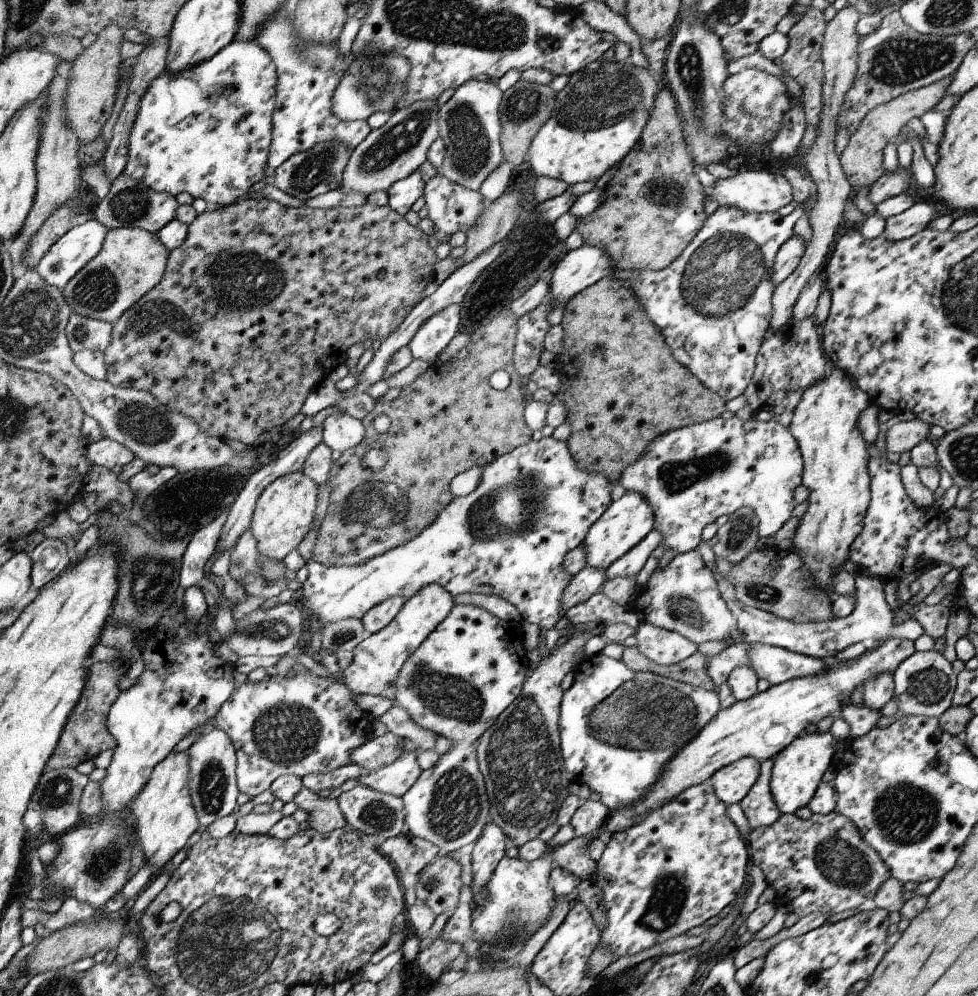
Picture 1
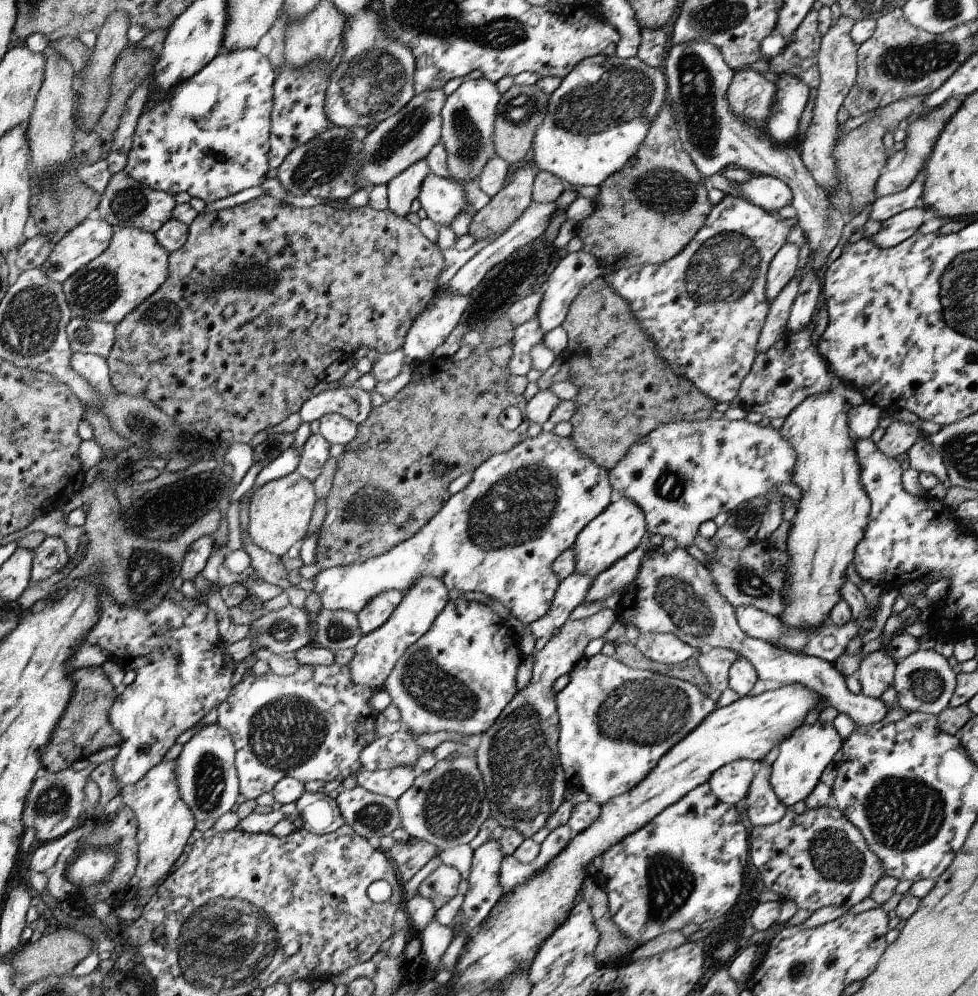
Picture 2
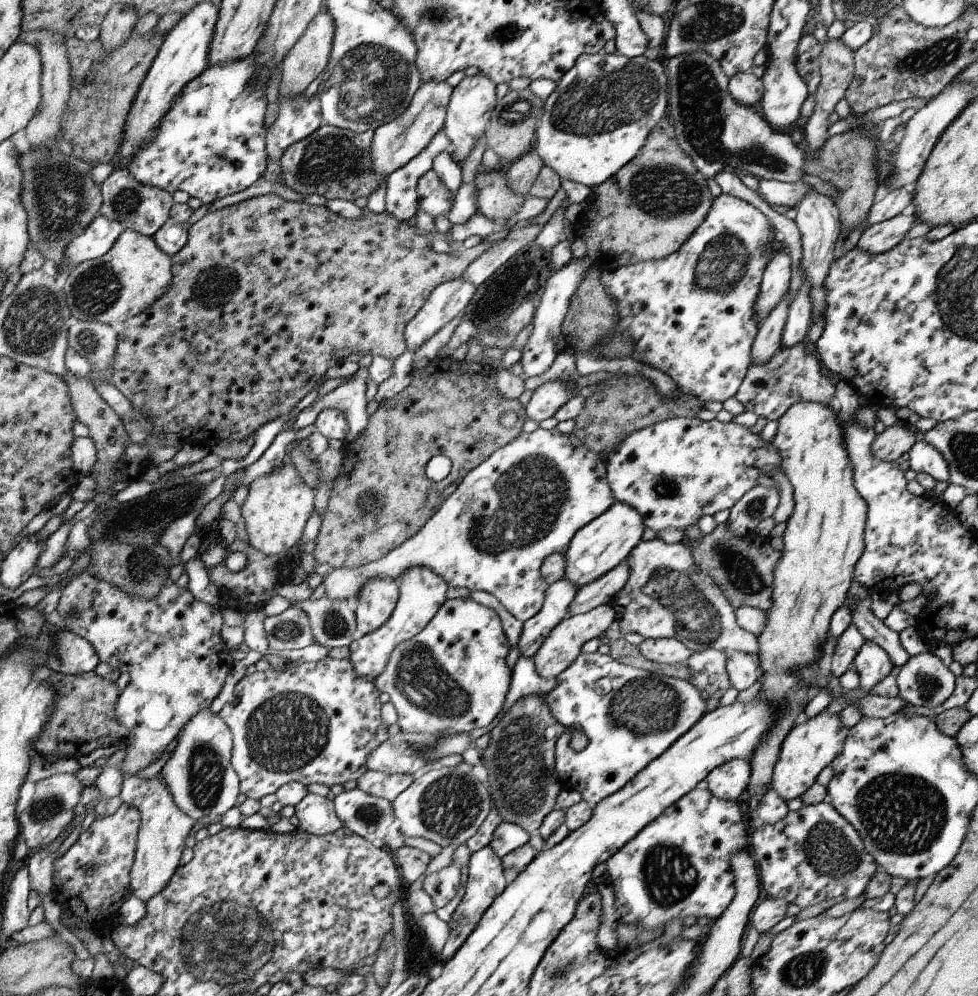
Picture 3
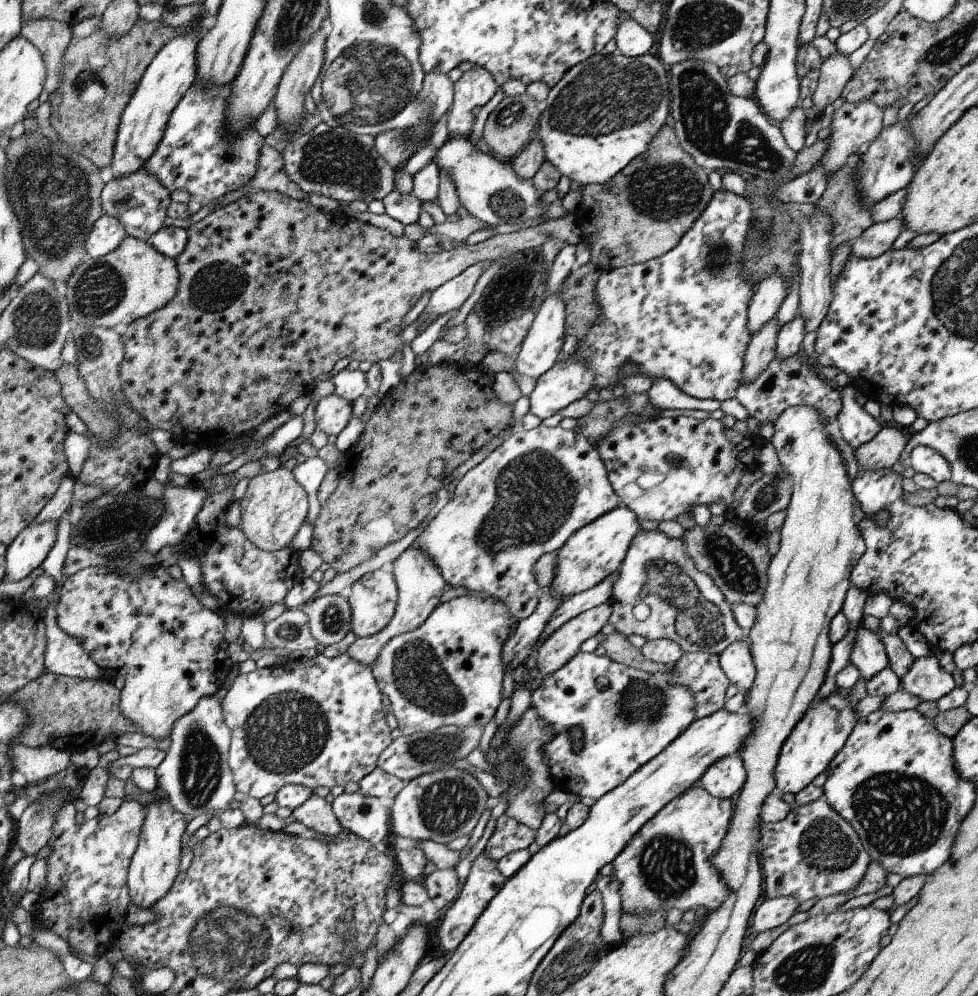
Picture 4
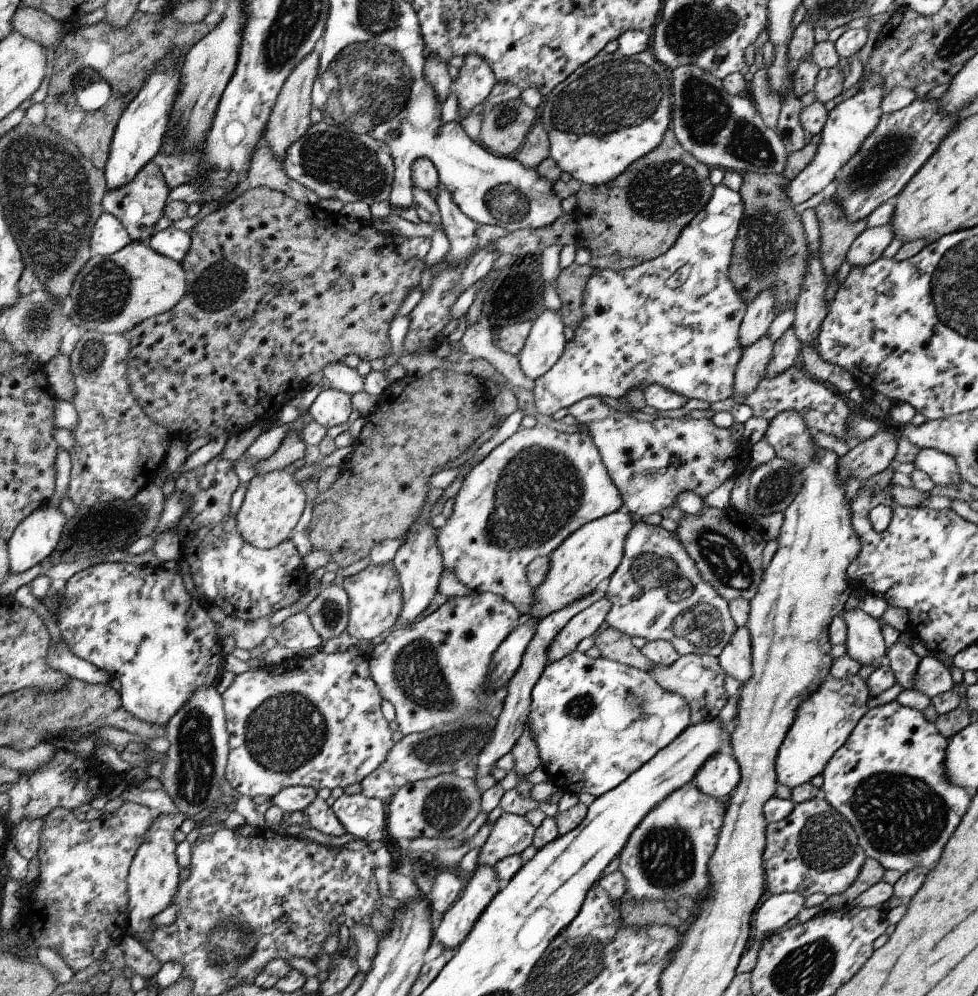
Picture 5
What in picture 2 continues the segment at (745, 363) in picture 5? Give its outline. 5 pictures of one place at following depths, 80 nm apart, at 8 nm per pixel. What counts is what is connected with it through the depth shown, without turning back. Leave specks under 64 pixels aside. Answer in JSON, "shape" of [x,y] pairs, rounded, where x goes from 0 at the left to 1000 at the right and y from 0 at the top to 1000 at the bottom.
{"shape":[[[814,273],[786,307],[785,319],[775,339],[774,354],[783,353],[787,347],[791,347],[791,343],[796,343],[796,339],[802,337],[802,333],[805,333],[808,311],[817,291],[818,278]]]}

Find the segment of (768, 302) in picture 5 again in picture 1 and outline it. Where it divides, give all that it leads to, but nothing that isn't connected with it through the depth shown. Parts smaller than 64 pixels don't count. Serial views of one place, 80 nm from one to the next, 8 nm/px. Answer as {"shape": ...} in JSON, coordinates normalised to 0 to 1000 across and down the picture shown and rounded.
{"shape":[[[810,236],[797,250],[792,257],[790,272],[787,277],[789,285],[794,288],[801,281],[804,281],[816,265],[823,252],[820,239]]]}

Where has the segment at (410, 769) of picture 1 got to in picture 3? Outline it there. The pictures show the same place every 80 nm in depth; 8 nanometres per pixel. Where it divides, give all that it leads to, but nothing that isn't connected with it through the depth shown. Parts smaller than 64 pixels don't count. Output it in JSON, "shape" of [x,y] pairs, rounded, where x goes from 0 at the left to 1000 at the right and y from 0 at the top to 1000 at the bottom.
{"shape":[[[376,773],[371,780],[366,781],[365,791],[379,799],[402,805],[421,787],[422,783],[417,777],[396,777]]]}

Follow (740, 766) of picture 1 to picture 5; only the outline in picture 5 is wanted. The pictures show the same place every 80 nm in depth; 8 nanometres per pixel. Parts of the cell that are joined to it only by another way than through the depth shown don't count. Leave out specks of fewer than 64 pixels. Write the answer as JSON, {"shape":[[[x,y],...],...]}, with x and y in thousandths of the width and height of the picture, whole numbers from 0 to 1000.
{"shape":[[[734,755],[718,769],[709,785],[715,793],[732,802],[742,803],[755,789],[759,777],[748,757]]]}

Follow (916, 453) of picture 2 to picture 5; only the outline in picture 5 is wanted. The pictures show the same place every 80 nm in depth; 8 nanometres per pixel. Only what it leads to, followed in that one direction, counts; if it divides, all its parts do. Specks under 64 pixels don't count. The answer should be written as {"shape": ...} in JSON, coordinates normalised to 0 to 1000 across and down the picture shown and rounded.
{"shape":[[[942,451],[937,456],[937,462],[934,466],[936,470],[943,472],[955,487],[980,486],[983,483],[978,462],[971,456],[961,454],[961,452]]]}

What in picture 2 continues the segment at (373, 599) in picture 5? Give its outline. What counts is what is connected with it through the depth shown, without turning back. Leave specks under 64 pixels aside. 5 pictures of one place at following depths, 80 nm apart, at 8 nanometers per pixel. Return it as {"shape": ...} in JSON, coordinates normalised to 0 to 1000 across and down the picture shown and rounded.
{"shape":[[[406,591],[397,592],[397,594],[382,600],[369,615],[365,616],[368,634],[371,638],[376,638],[390,632],[402,618],[413,600],[414,598]]]}

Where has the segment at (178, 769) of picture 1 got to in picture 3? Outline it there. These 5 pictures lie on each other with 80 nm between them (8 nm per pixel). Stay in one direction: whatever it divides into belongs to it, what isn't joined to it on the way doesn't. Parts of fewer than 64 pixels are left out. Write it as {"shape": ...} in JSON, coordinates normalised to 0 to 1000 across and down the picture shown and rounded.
{"shape":[[[164,775],[154,782],[145,782],[141,779],[126,781],[122,799],[133,809],[145,809],[145,841],[140,841],[141,865],[136,867],[137,878],[133,878],[133,891],[137,890],[136,900],[149,907],[160,898],[166,897],[166,894],[173,890],[174,882],[181,877],[188,845],[198,829],[198,823],[178,805],[172,787]]]}

